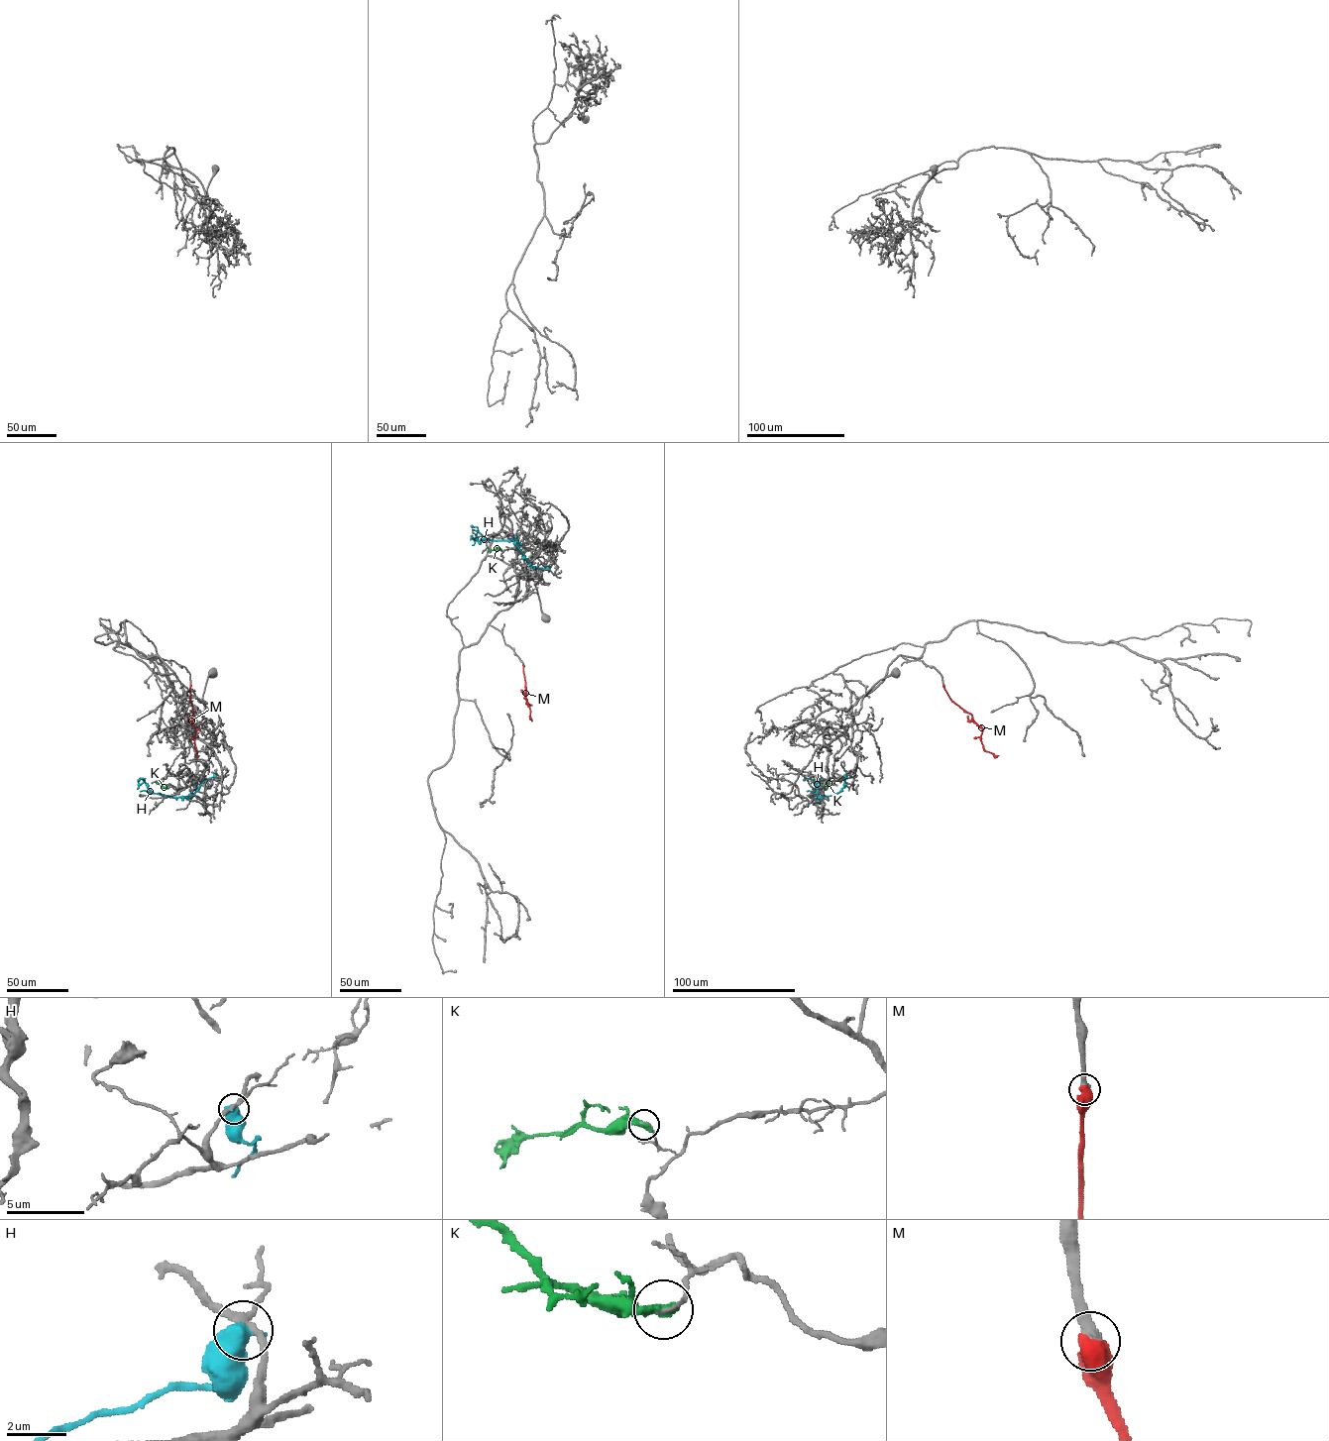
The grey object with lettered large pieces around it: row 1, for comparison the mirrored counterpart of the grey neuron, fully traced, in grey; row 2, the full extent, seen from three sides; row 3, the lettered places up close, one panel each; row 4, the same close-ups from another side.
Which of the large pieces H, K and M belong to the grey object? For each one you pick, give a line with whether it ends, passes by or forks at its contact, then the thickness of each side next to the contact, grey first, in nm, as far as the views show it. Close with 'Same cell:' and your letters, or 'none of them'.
M: It ends there. Thickness 360 nm (grey) against 700 nm
Same cell: M

